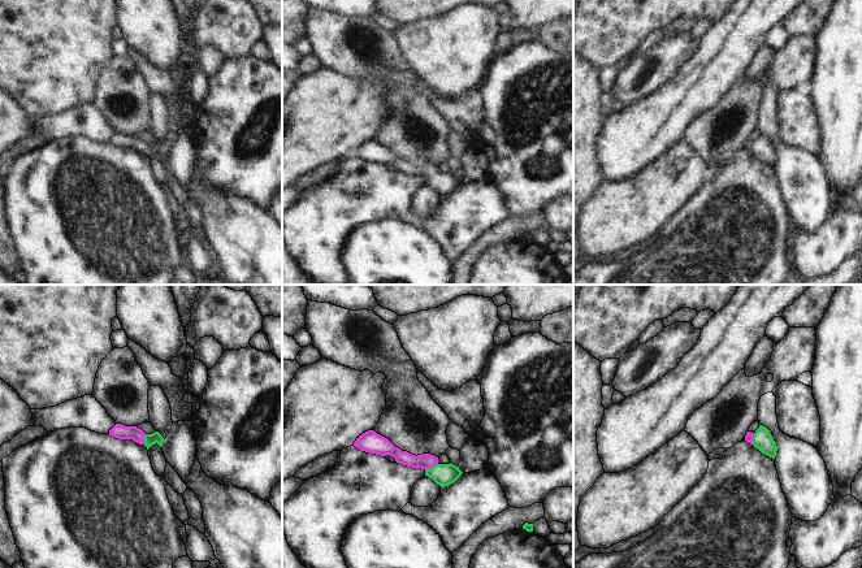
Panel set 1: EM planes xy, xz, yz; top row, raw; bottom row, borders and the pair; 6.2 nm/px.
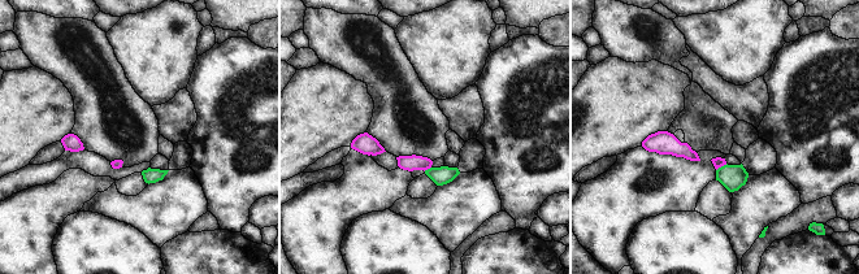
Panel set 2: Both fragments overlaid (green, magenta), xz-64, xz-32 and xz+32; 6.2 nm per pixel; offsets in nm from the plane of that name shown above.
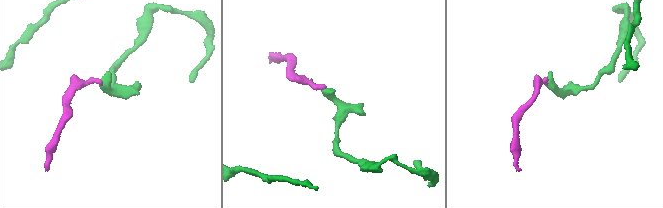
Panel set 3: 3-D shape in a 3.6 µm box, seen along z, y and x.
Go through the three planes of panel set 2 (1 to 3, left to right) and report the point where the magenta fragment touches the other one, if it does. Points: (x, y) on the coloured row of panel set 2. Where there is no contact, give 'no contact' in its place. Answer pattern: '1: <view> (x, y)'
1: no contact
2: xz-32 (428, 169)
3: xz+32 (721, 166)

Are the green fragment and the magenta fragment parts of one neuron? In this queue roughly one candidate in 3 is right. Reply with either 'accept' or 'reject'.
accept

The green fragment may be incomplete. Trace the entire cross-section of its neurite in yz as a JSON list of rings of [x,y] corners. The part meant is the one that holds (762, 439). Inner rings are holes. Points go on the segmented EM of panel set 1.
[[[759,425],[759,428],[754,433],[748,432],[745,441],[758,448],[762,454],[775,459],[777,446],[766,426]]]

